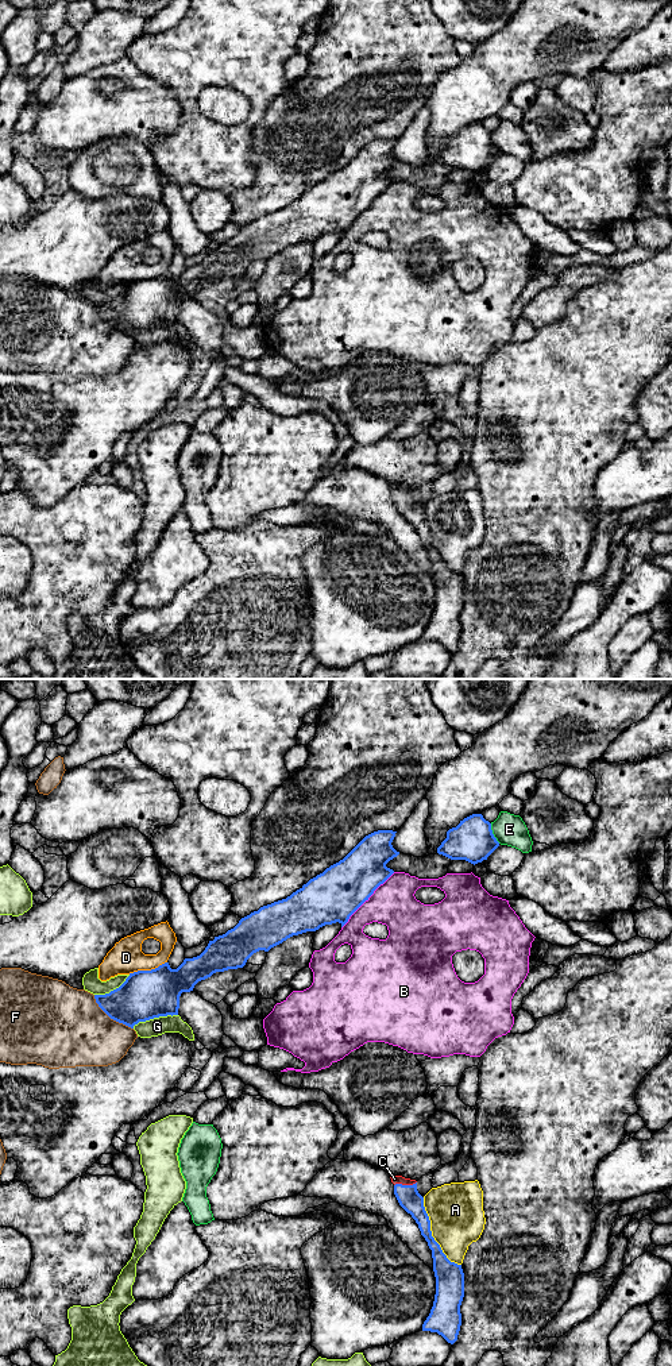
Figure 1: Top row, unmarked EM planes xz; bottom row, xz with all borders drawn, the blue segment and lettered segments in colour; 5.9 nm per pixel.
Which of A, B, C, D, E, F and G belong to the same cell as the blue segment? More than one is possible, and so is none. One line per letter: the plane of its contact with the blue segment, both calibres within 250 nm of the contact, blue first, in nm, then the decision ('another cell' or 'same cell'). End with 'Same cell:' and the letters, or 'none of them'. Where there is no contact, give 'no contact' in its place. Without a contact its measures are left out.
A: meets blue in xz; 140 nm thick on the blue side, 320 nm on the other; another cell
B: meets blue in xz; 300 nm thick on the blue side, 280 nm on the other; another cell
C: meets blue in xz; 140 nm thick on the blue side, 50 nm on the other; same cell
D: meets blue in xz; 300 nm thick on the blue side, 200 nm on the other; another cell
E: meets blue in xz; 260 nm thick on the blue side, 190 nm on the other; another cell
F: meets blue in xz; 300 nm thick on the blue side, 440 nm on the other; another cell
G: meets blue in xz; 300 nm thick on the blue side, 110 nm on the other; another cell
Same cell: C

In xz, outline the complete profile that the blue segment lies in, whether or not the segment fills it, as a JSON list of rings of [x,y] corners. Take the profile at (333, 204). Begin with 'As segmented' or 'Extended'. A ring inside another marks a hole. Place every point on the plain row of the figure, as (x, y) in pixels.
As segmented. [[[378,139],[366,144],[343,169],[310,188],[290,205],[260,216],[242,227],[225,243],[215,246],[200,265],[185,267],[177,278],[171,278],[169,271],[165,271],[151,279],[130,282],[119,297],[105,304],[94,304],[96,312],[111,328],[131,337],[139,331],[178,324],[181,302],[193,300],[198,290],[213,282],[243,277],[254,262],[269,261],[293,244],[316,240],[336,231],[343,236],[374,200],[394,182],[386,173],[399,163],[391,154],[395,142]]]

